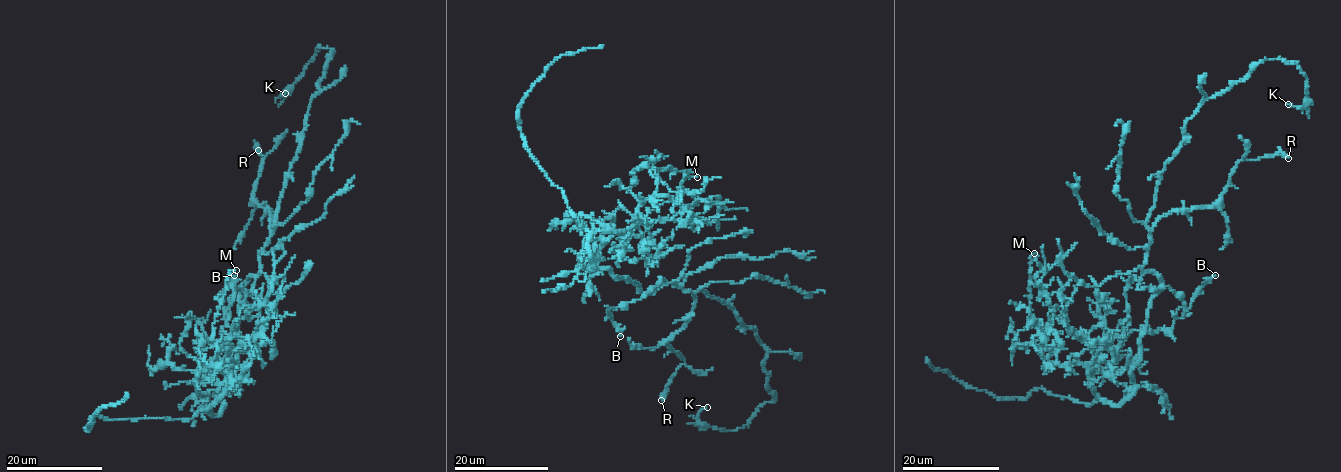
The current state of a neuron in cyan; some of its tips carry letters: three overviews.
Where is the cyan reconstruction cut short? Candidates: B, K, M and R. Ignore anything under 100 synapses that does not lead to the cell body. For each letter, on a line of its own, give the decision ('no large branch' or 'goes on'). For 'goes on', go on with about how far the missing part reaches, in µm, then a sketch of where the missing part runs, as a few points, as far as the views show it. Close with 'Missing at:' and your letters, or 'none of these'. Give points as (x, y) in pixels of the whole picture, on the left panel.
B: no large branch
K: no large branch
M: no large branch
R: no large branch
Missing at: none of these

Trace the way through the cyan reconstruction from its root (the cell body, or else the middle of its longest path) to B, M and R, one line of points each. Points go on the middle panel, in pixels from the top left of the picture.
B: (638, 290), (650, 293), (665, 282), (659, 277), (661, 280), (640, 299), (609, 309), (620, 336)
M: (638, 290), (625, 278), (591, 268), (590, 235), (625, 230), (645, 200), (681, 197), (651, 170), (697, 177)
R: (638, 290), (650, 293), (671, 283), (695, 295), (690, 318), (666, 342), (684, 362), (667, 385), (661, 400)

